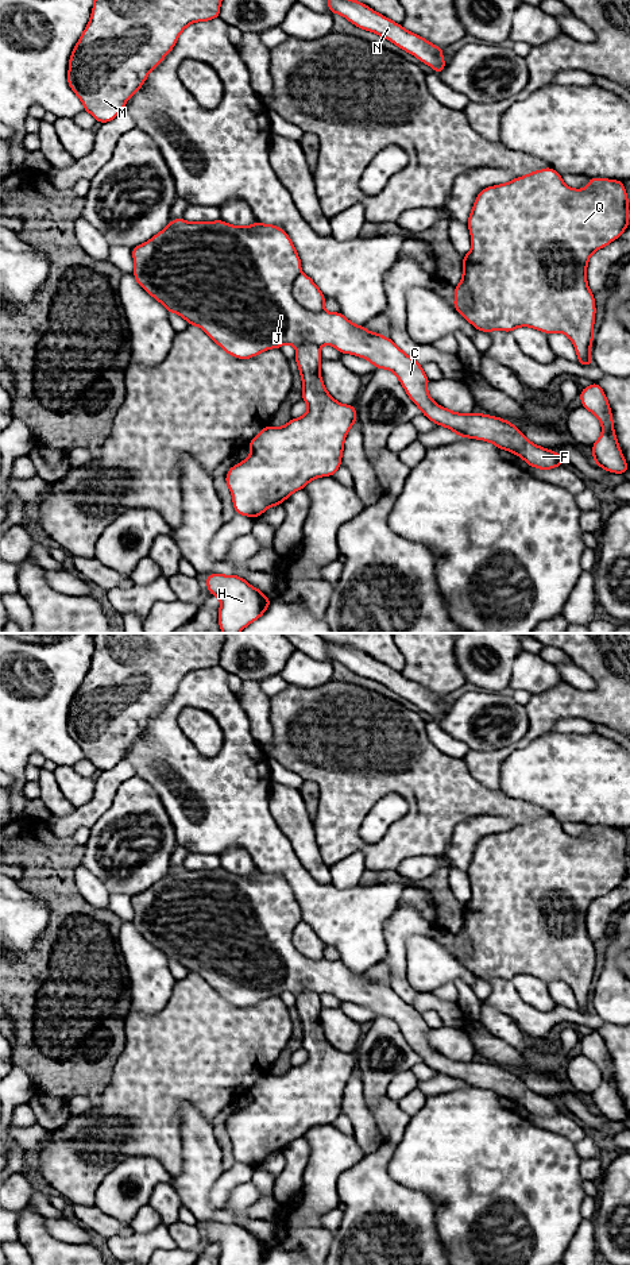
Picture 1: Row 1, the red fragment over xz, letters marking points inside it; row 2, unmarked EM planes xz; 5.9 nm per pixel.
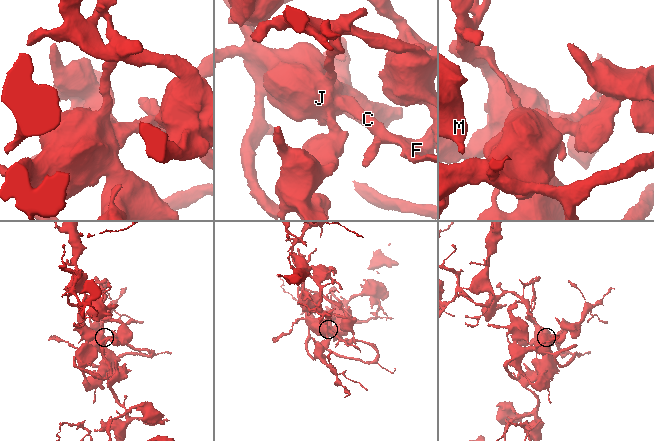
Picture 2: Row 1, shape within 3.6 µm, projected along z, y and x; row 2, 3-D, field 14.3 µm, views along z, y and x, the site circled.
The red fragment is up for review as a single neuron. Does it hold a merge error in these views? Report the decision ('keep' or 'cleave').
keep

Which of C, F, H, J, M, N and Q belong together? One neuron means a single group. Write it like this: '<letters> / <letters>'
C F H J M N Q

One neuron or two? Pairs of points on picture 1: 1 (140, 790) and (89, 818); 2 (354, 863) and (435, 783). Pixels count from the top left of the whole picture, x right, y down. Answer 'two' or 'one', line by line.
1: two
2: two

